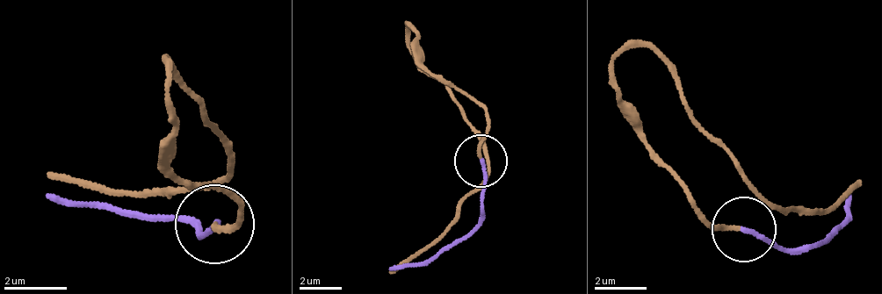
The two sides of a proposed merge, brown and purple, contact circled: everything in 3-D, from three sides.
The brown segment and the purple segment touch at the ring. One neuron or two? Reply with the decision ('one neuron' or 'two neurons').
one neuron

